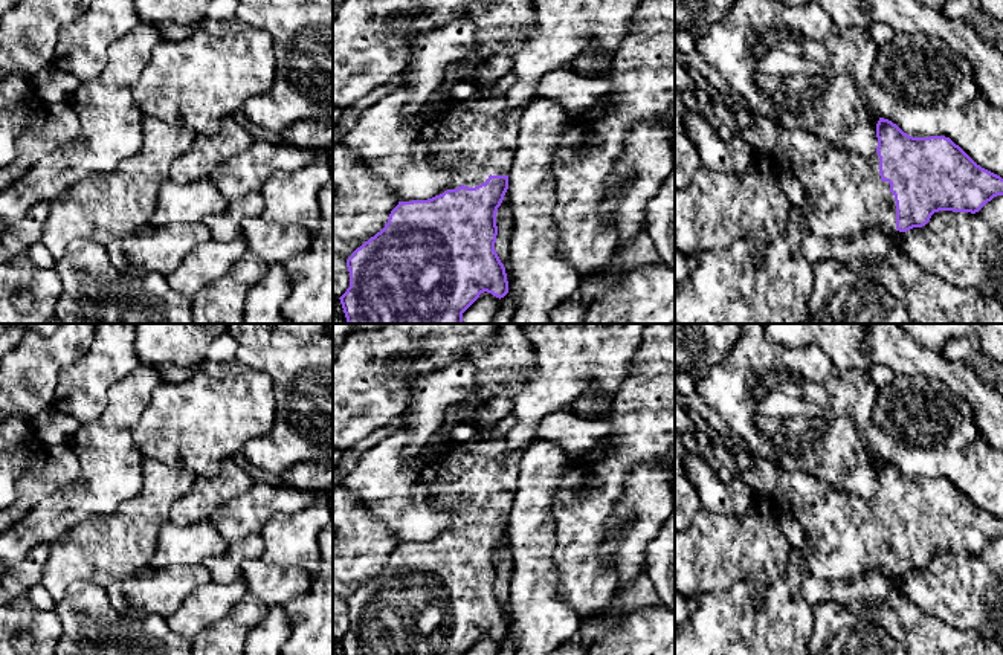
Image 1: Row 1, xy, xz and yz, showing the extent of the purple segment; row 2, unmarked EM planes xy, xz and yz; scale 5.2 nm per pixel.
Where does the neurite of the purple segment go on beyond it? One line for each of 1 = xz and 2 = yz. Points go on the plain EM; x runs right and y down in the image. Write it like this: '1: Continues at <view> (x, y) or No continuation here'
1: Continues at xz (477, 480)
2: Continues at yz (844, 538)

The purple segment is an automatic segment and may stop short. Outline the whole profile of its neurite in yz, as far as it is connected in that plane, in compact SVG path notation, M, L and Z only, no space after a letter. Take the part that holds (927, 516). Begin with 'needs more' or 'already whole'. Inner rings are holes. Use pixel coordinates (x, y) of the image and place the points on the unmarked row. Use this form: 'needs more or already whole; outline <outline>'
needs more; outline M756 455L754 466L740 473L754 496L782 502L805 533L801 553L809 574L824 580L855 580L879 571L892 585L902 574L925 568L939 553L979 554L988 544L1003 537L1003 521L977 507L945 478L913 479L896 466L879 460L876 493L864 499L832 487L805 472L786 472Z

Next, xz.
needs more; outline M505 435L452 444L431 489L431 504L452 513L449 530L427 542L398 544L385 569L351 595L350 629L339 640L343 655L464 655L484 634L499 641L508 635L505 609L495 592L496 554L508 531L522 453L507 449Z

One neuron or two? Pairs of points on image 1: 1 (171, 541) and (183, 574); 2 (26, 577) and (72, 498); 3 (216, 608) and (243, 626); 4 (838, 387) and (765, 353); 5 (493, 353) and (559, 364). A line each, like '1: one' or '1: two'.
1: two
2: two
3: two
4: one
5: two

